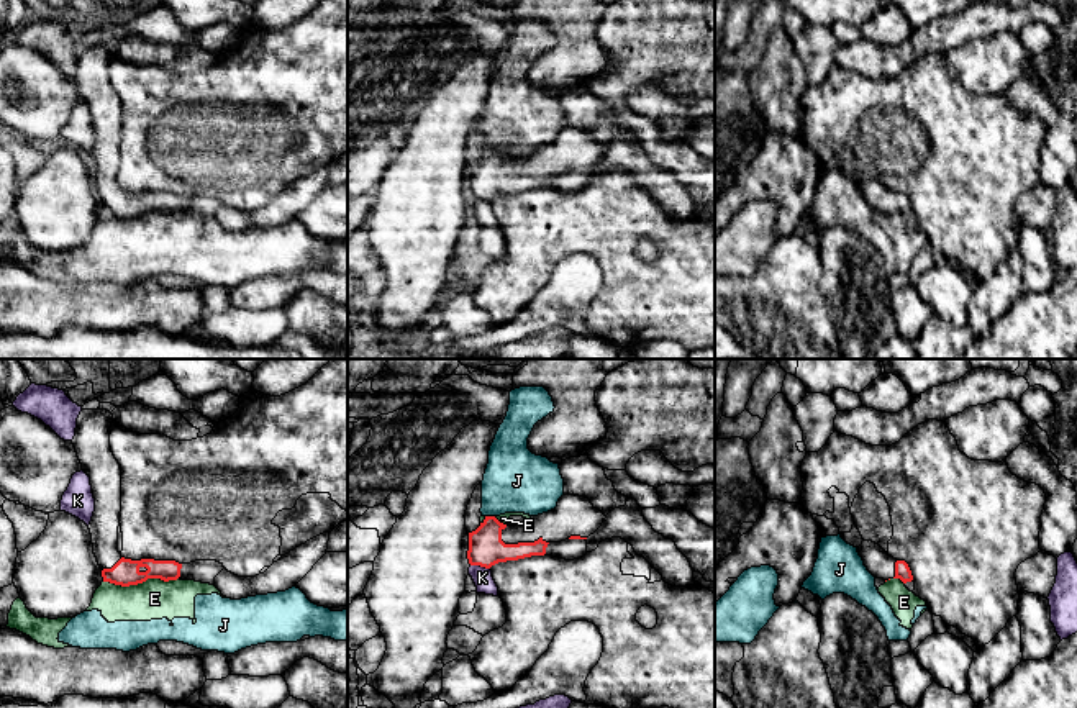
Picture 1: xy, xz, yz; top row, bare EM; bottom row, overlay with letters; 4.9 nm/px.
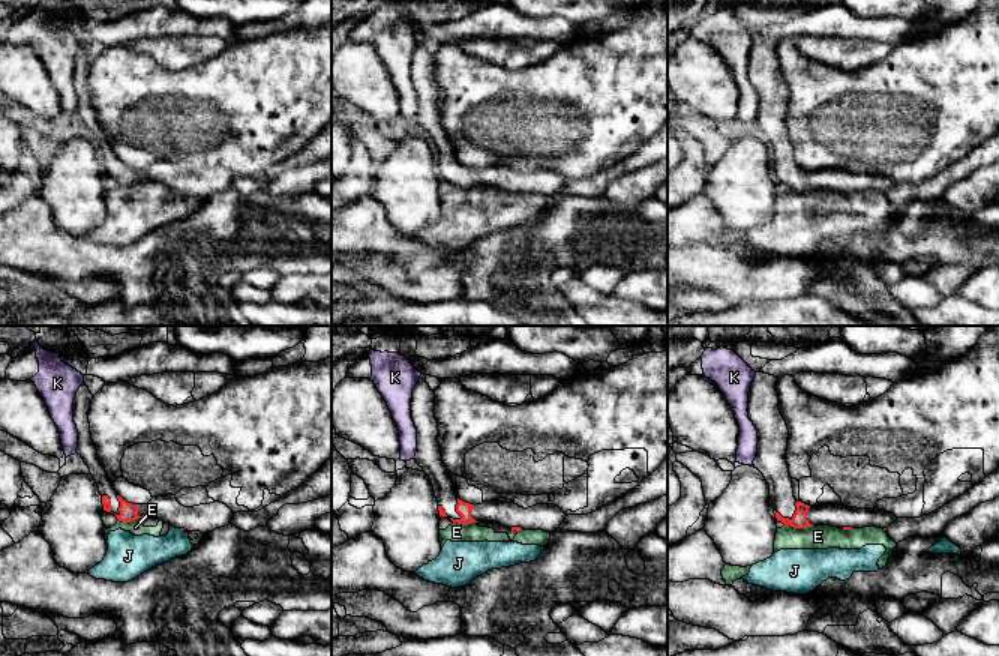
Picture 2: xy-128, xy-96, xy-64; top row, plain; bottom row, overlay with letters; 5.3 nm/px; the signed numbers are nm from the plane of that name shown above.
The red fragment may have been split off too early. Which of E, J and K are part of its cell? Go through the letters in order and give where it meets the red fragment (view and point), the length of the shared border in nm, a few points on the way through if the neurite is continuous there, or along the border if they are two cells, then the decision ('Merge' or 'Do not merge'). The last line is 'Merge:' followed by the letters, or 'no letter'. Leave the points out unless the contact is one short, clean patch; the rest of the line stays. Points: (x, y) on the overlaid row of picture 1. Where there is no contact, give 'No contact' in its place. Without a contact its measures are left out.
E: Touches red at xy (140, 582). Shared border 360 nm. Do not merge
J: Touches red at xz (490, 517). Shared border 50 nm. Do not merge
K: Touches red at xz (481, 566). Shared border 100 nm. Boundary: xz (471, 564), (489, 569). Do not merge
Merge: no letter

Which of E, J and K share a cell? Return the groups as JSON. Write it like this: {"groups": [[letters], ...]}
{"groups": [["E", "J"], ["K"]]}

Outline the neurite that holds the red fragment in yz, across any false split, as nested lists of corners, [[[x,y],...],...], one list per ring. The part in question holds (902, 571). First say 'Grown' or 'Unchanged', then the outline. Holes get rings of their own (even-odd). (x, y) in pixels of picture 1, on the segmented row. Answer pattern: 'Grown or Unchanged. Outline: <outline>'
Grown. Outline: [[[862,541],[857,547],[867,570],[877,579],[900,579],[903,583],[911,582],[913,575],[905,560],[897,560],[888,556],[879,544]]]

